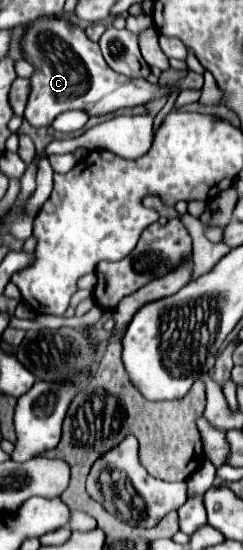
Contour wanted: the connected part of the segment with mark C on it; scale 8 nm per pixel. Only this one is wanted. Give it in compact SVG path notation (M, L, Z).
M54 17L34 21L24 37L22 47L24 59L36 69L30 79L32 91L23 116L32 127L50 127L60 113L70 109L80 109L88 115L106 115L118 109L146 105L148 101L172 95L174 91L202 89L202 75L191 70L174 85L152 85L146 79L128 79L106 65L98 43L92 43L80 27Z

